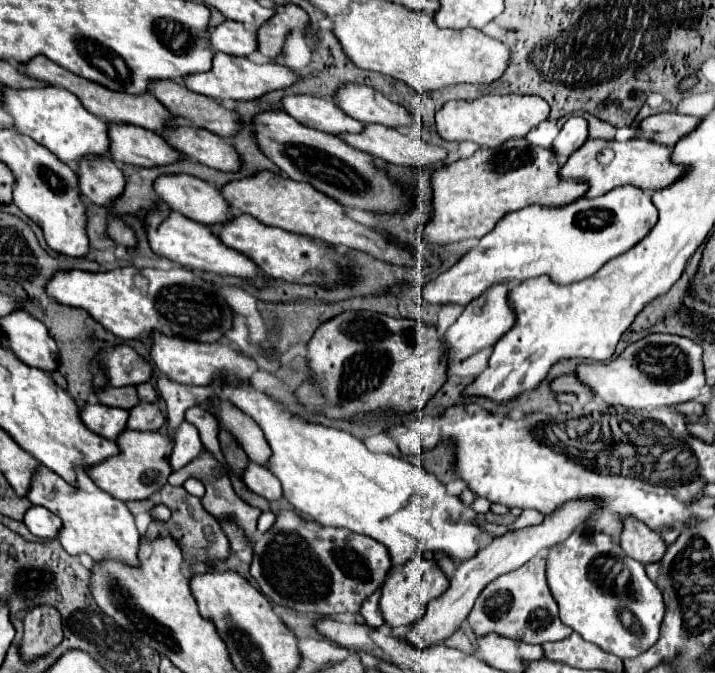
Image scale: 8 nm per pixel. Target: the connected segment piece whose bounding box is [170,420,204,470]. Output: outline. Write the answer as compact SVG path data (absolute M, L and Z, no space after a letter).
M182 422L176 428L176 444L174 444L174 452L170 456L170 464L172 470L178 470L182 466L186 466L192 458L196 458L202 452L202 442L200 436L196 432L196 428L190 422Z

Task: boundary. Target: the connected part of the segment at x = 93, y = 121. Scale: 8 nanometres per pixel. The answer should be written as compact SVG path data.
M56 86L30 90L10 90L10 88L2 90L4 90L2 108L12 114L14 128L20 134L26 134L38 144L46 146L64 164L78 166L88 156L108 156L110 152L108 122L84 110L80 100L72 92Z

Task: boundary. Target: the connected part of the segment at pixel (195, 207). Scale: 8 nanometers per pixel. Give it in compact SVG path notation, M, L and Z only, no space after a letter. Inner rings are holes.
M176 174L176 176L160 176L154 184L158 196L176 212L184 214L186 218L194 220L194 222L200 222L200 224L206 224L206 226L216 226L216 224L222 224L226 220L232 220L234 218L234 212L230 208L230 204L224 200L224 196L220 194L220 190L210 184L210 182L204 182L200 178L194 178L194 176L188 176L188 174Z

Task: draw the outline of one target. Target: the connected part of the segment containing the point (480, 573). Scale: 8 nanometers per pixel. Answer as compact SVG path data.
M586 498L584 500L576 500L576 502L568 502L568 504L564 504L564 508L558 508L552 516L546 516L540 526L508 532L508 534L504 534L500 538L494 538L472 560L466 560L464 564L460 564L456 568L454 578L450 582L450 588L440 598L436 598L436 600L432 600L428 604L428 610L426 610L424 618L420 622L416 622L408 634L402 634L400 640L412 644L416 650L424 650L424 648L442 644L466 620L466 616L470 614L470 610L472 610L472 606L474 606L474 602L476 602L476 598L480 594L480 590L484 590L500 574L512 572L512 570L520 568L530 558L540 554L544 548L550 548L550 546L556 546L556 544L564 542L572 532L582 528L582 524L590 518L590 512L595 512L601 505L602 503L597 498Z

